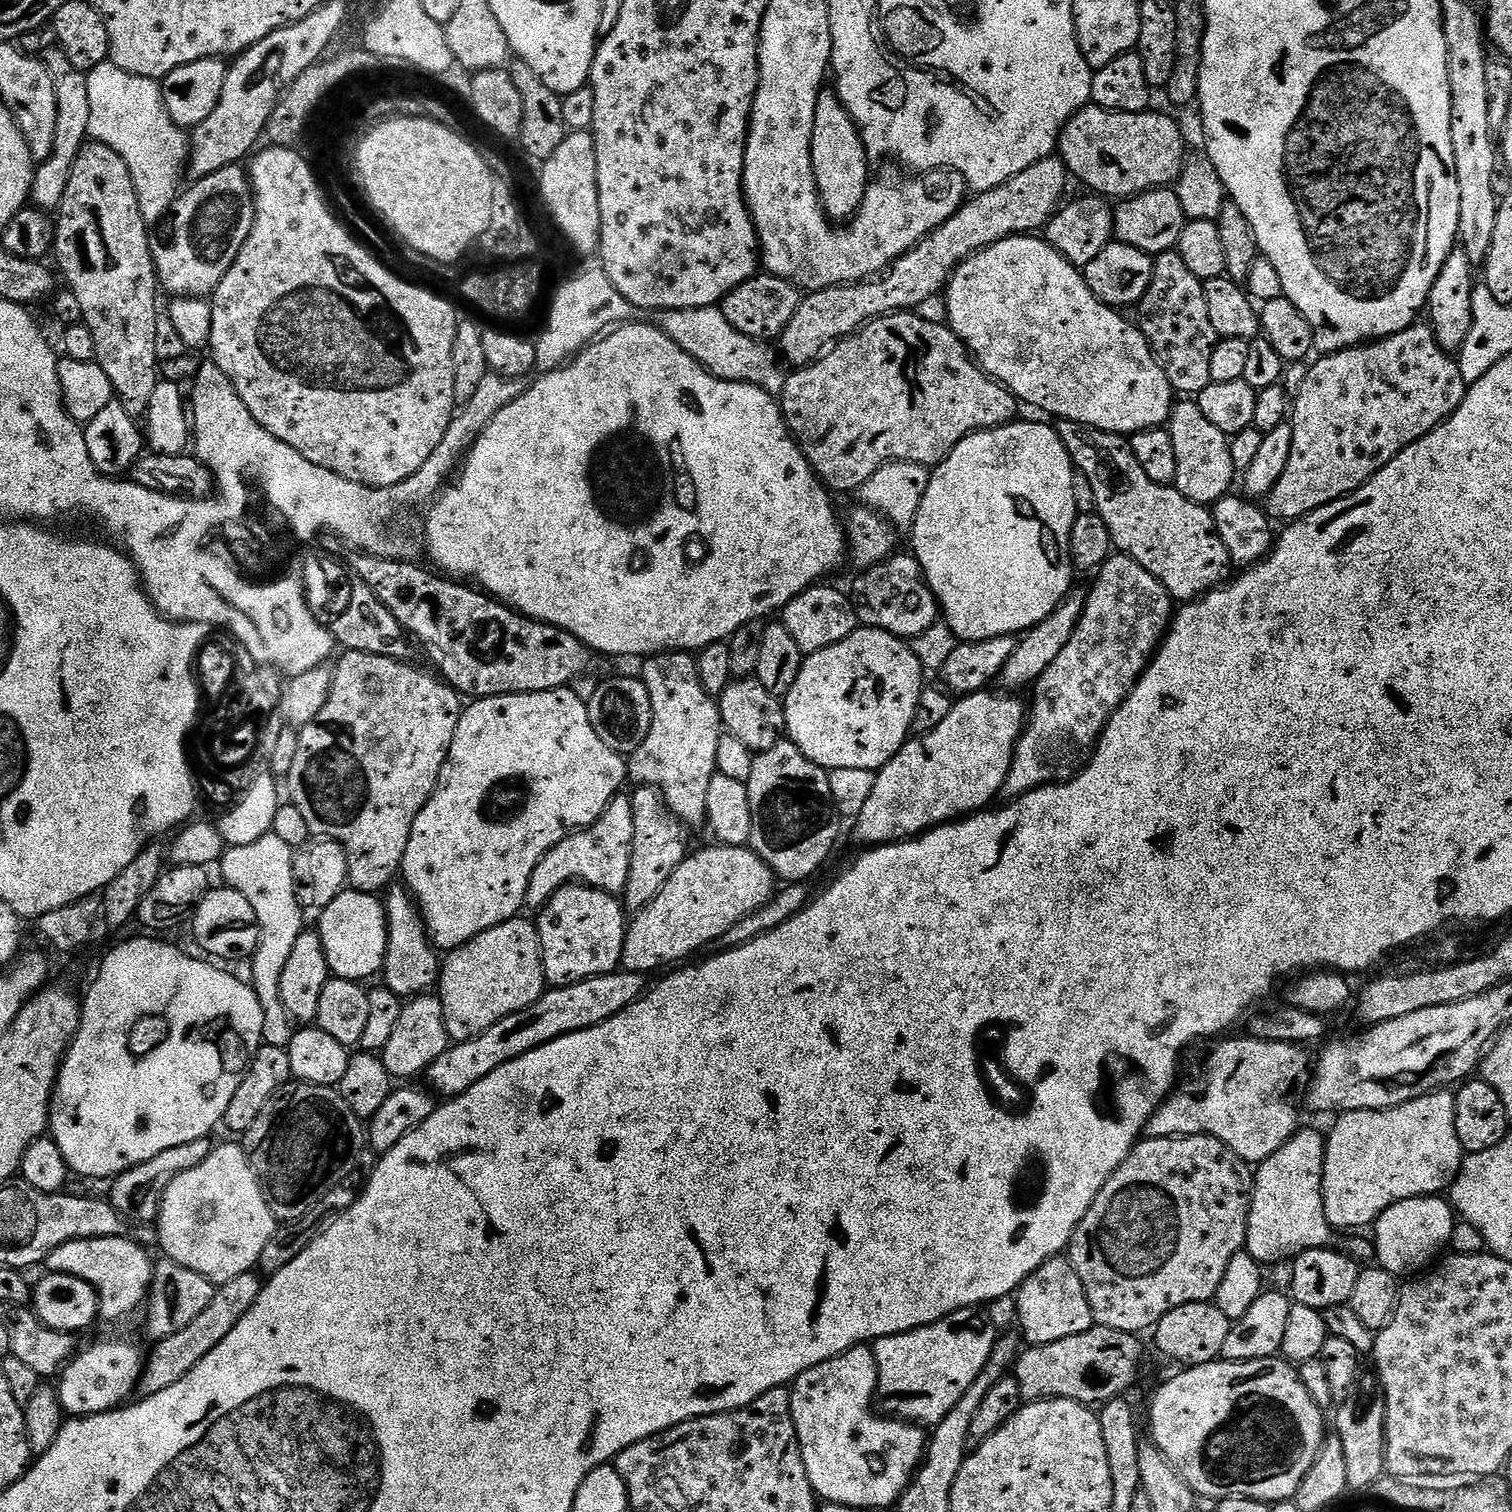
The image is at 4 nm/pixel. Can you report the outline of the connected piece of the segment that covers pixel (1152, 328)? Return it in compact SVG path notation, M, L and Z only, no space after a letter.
M1162 252L1153 259L1150 286L1146 286L1146 294L1140 299L1138 311L1140 333L1152 347L1173 393L1195 394L1212 383L1210 357L1214 355L1218 337L1214 325L1210 323L1204 281L1187 268L1179 252Z

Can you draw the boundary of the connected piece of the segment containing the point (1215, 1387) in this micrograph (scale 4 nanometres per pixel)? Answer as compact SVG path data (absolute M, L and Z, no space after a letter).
M1271 1356L1237 1364L1221 1358L1210 1364L1188 1366L1177 1372L1180 1373L1173 1380L1166 1381L1152 1396L1152 1409L1148 1412L1148 1424L1152 1427L1150 1440L1155 1444L1157 1450L1172 1463L1174 1470L1178 1470L1178 1474L1192 1487L1197 1497L1209 1496L1212 1502L1219 1502L1226 1498L1250 1498L1260 1500L1269 1506L1291 1501L1296 1495L1298 1486L1302 1486L1302 1478L1306 1478L1310 1466L1314 1466L1314 1458L1320 1453L1320 1447L1326 1439L1325 1413L1316 1405L1314 1398L1310 1398L1310 1390L1306 1390L1306 1386L1302 1386L1299 1371L1289 1361Z

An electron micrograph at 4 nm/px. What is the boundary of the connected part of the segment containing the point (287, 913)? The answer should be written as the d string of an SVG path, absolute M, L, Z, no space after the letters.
M272 831L266 833L258 842L250 842L246 846L231 846L225 851L219 862L218 871L225 885L241 892L254 906L254 914L258 914L260 927L260 945L252 955L250 967L252 976L250 983L256 989L258 1002L262 1002L264 1015L263 1043L279 1048L287 1048L294 1031L294 1021L286 1014L282 1006L282 969L290 959L290 950L294 950L294 942L298 942L298 934L305 931L305 909L296 897L294 850L282 842Z

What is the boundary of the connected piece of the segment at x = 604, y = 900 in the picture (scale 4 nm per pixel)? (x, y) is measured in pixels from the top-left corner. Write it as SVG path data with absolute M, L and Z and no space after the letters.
M568 884L545 908L539 909L540 920L535 921L540 935L540 956L544 960L544 979L552 988L574 986L595 976L604 976L617 971L622 964L624 934L626 931L626 909L613 893L591 888L588 884Z

